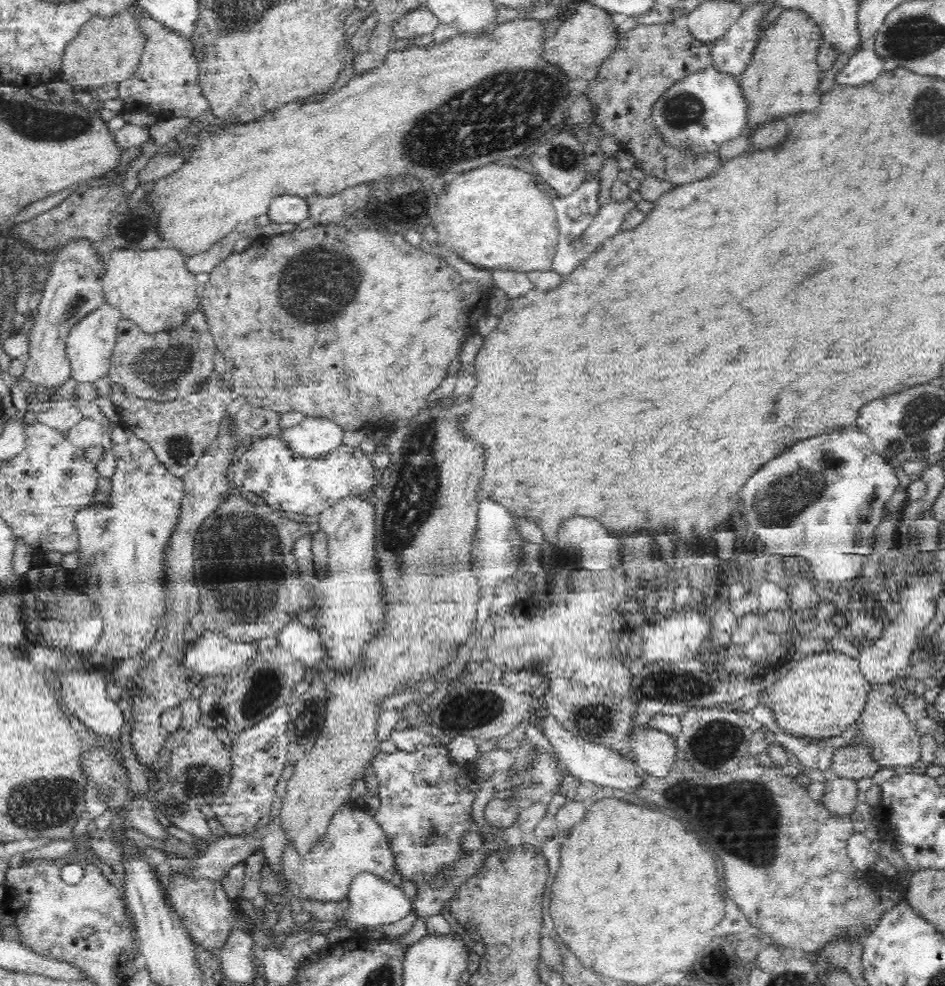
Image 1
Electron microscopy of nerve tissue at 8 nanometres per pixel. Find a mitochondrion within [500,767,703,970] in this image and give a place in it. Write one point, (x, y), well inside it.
(528, 783)

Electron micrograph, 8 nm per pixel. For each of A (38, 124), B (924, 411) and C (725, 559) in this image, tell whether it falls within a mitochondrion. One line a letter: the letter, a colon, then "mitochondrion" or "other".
A: mitochondrion
B: mitochondrion
C: other

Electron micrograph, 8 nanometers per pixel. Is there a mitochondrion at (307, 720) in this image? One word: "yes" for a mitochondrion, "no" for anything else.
yes

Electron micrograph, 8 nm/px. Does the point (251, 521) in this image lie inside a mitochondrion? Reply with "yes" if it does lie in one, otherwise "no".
yes

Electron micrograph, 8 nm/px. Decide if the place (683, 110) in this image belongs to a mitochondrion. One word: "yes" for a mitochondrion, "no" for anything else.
yes

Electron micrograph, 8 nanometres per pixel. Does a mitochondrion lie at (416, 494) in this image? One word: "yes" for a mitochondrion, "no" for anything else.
yes

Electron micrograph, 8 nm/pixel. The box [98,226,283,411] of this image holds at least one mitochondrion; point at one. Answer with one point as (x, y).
(162, 366)

